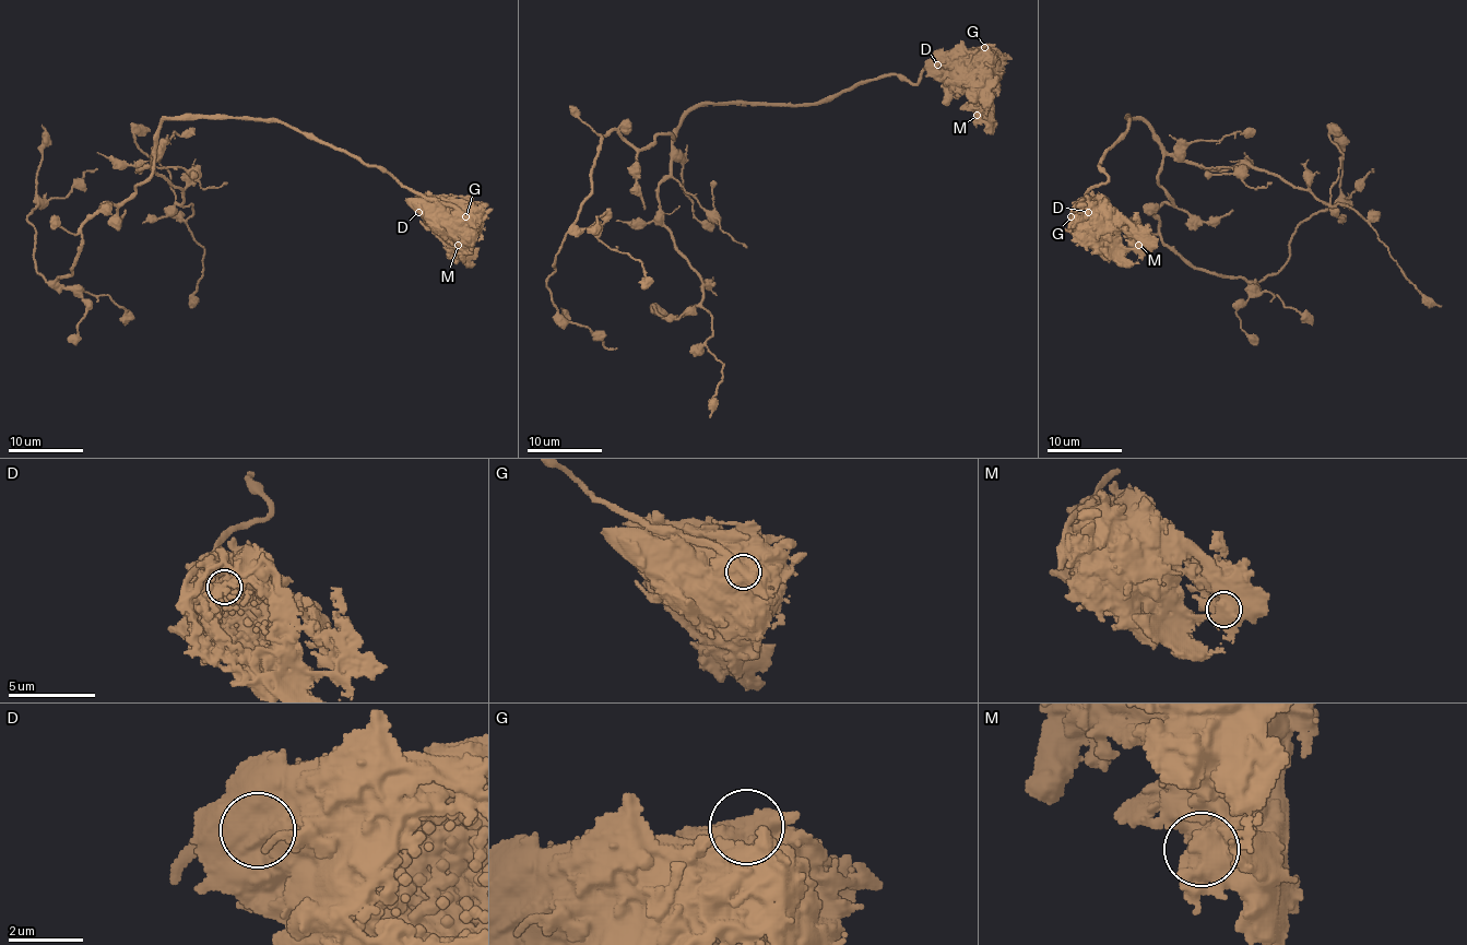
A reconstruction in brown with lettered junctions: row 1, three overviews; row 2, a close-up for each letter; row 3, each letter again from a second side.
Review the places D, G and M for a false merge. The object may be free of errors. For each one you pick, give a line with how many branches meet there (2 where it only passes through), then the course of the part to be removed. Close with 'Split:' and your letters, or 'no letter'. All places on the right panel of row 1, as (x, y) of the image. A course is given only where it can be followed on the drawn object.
G: branches 1; course (1072, 217), (1140, 118), (1172, 202), (1154, 213), (1159, 238), (1258, 281), (1340, 193), (1331, 123)
Split: G

